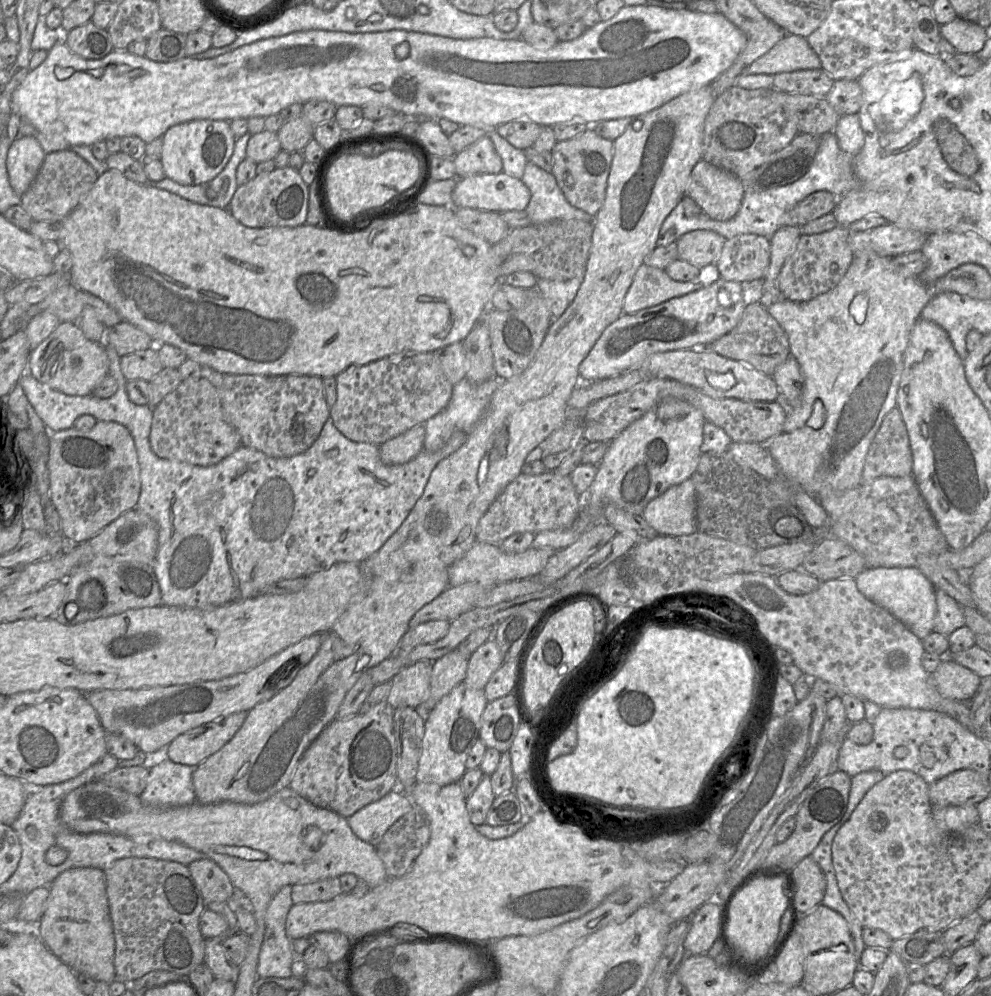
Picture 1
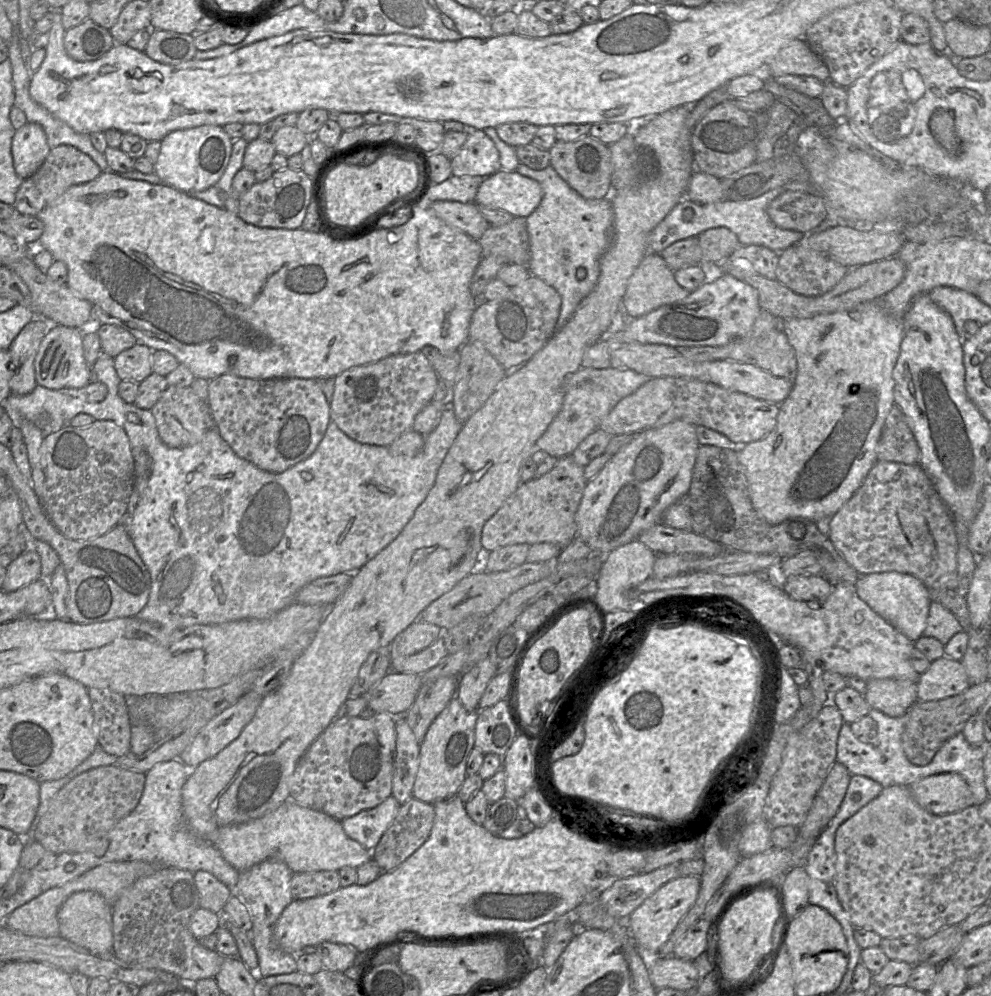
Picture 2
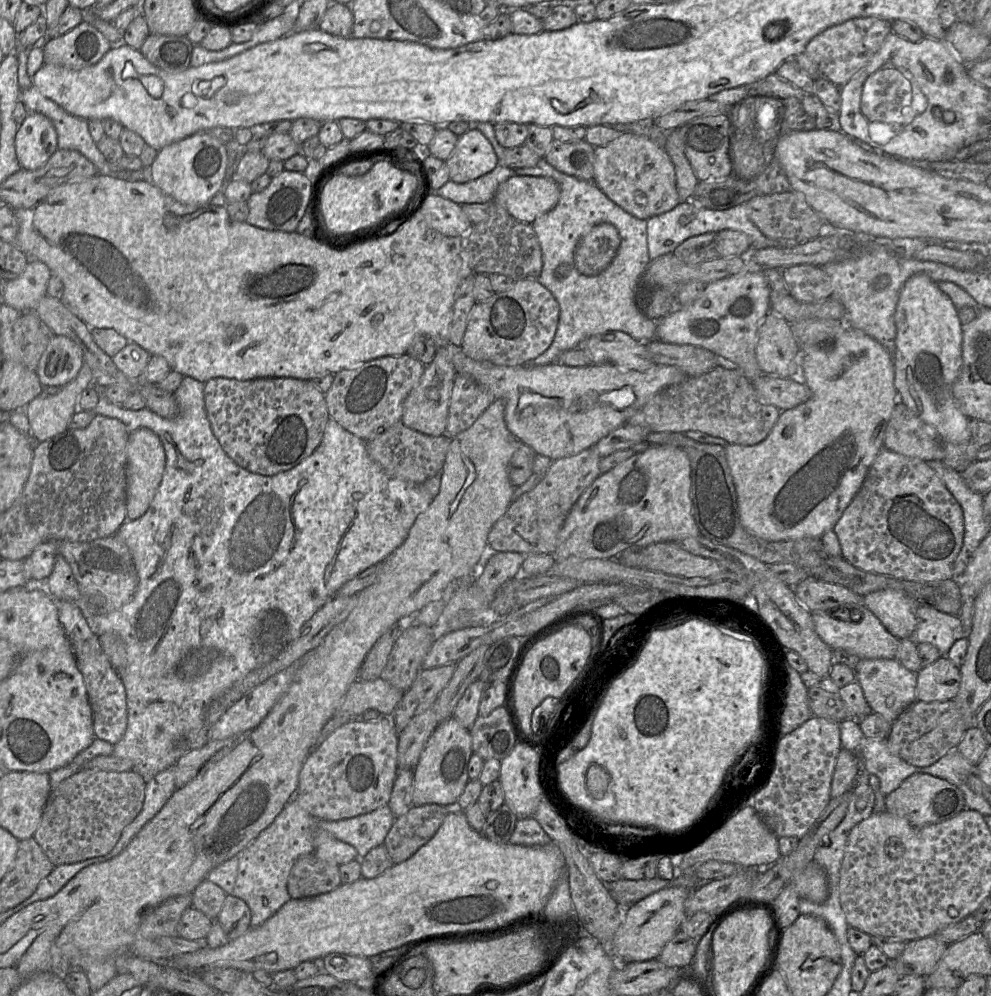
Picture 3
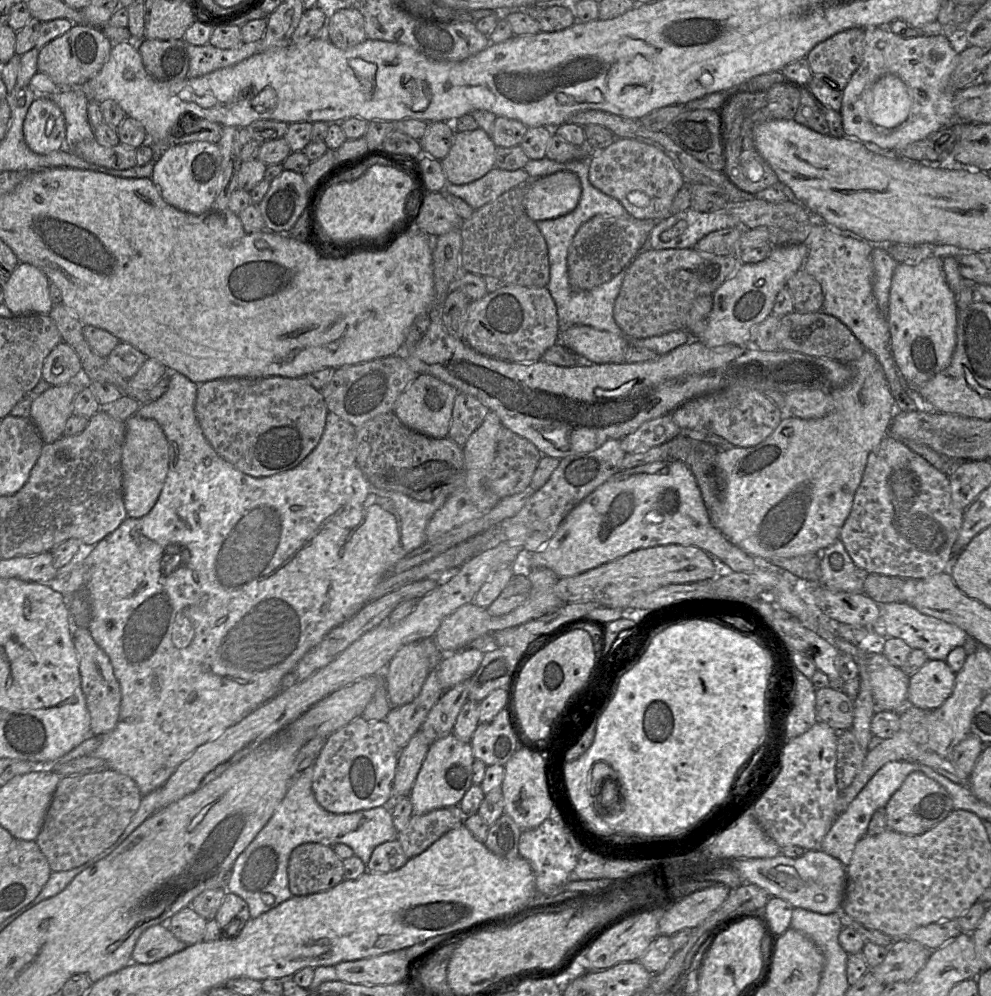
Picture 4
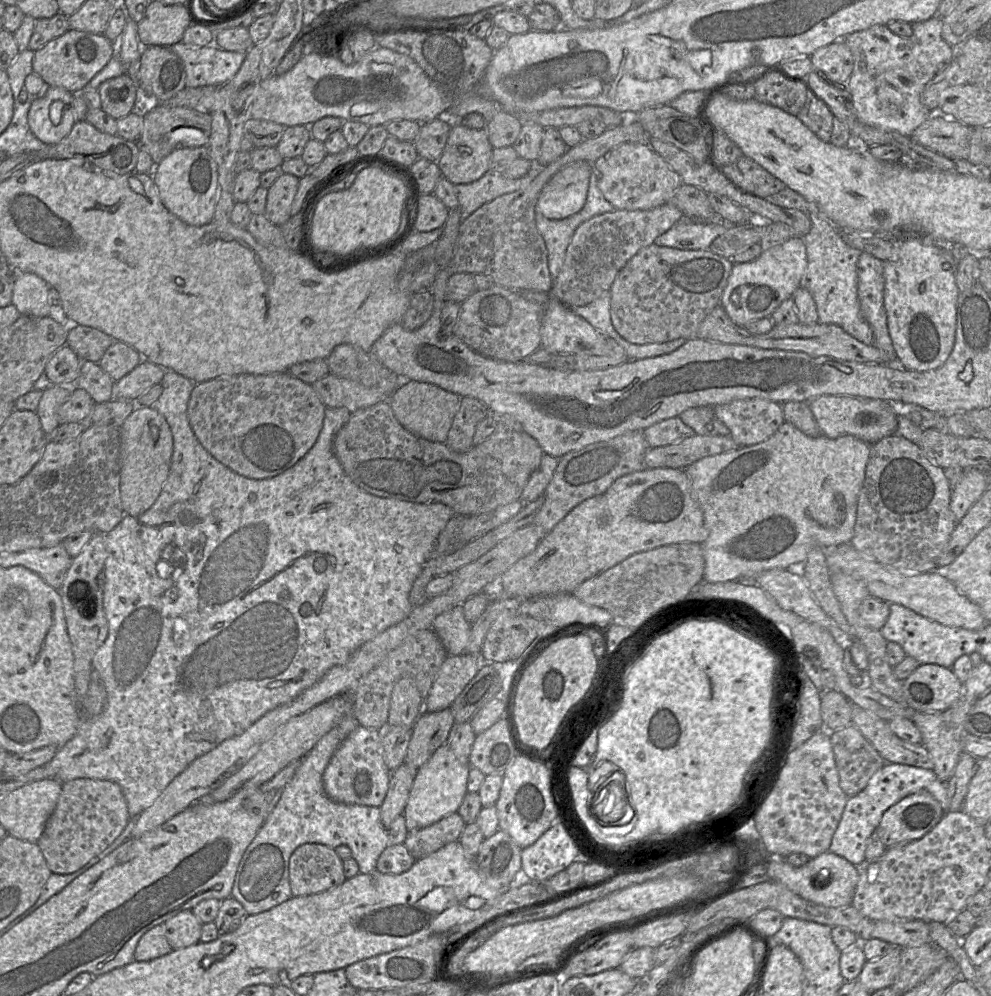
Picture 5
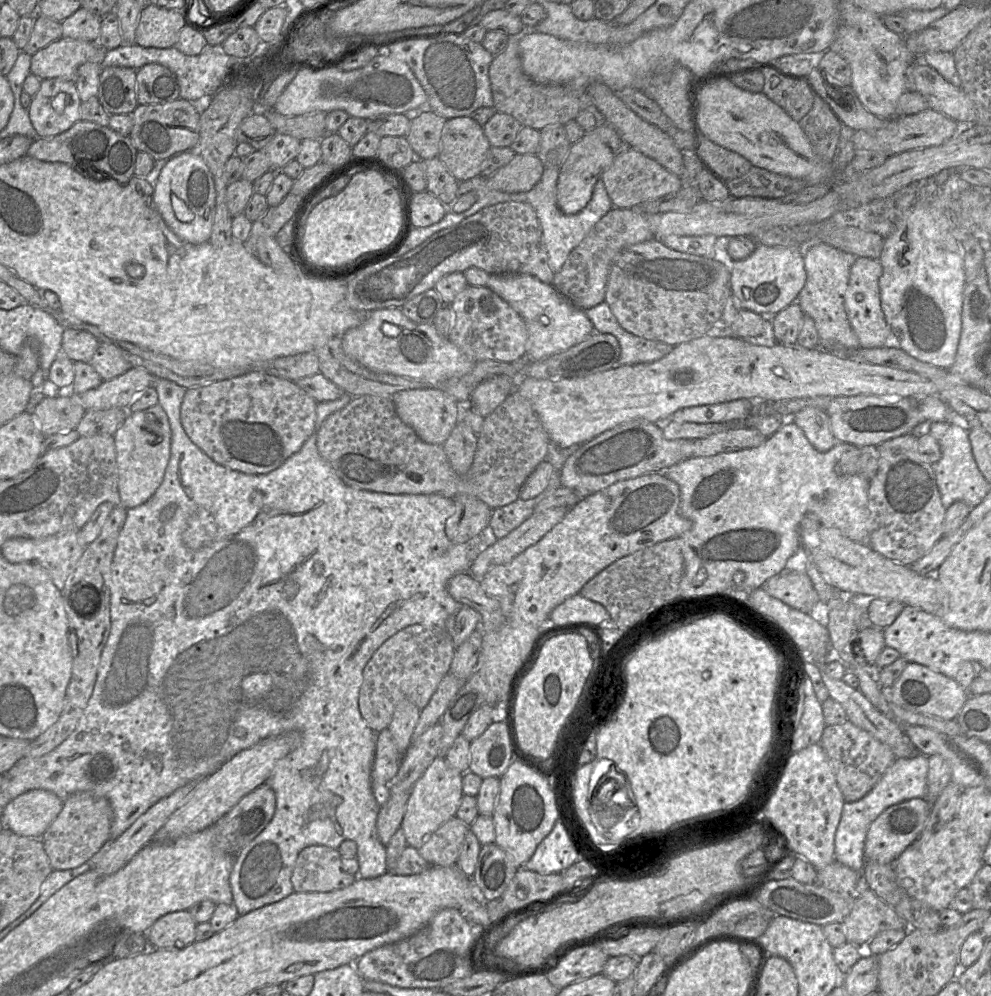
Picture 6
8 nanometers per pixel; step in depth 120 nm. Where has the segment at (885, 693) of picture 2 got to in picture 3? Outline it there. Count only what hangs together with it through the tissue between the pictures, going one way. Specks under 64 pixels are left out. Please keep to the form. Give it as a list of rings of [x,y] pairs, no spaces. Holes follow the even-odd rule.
[[[859,659],[855,674],[871,712],[882,715],[892,724],[917,701],[917,674],[906,669],[895,659]]]

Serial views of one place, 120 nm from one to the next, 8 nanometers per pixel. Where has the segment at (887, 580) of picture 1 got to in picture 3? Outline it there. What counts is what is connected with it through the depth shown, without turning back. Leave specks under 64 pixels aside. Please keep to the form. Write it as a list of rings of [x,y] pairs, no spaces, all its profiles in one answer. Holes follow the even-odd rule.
[[[884,589],[865,595],[863,604],[897,639],[912,636],[917,625],[917,604],[908,596],[893,589]]]

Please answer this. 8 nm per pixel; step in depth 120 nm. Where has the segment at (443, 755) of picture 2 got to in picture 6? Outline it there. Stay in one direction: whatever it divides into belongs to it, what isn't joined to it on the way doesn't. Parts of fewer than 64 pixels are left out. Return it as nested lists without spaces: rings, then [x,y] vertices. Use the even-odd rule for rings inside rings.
[[[436,756],[422,776],[412,786],[401,823],[407,844],[419,849],[425,840],[450,818],[456,816],[460,805],[463,773],[452,768],[445,756]]]

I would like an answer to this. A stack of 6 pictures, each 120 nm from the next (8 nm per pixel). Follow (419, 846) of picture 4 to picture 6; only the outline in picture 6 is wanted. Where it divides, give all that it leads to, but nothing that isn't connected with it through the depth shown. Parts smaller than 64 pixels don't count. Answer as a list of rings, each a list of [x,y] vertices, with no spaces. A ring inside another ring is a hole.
[[[454,816],[425,840],[418,853],[430,866],[456,866],[468,831],[469,825]]]

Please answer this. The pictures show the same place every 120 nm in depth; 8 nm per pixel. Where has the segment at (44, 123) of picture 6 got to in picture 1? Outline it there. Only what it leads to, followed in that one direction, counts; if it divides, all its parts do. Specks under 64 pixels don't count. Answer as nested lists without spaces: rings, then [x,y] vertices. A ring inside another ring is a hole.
[[[26,135],[11,143],[6,167],[9,183],[20,197],[36,178],[45,156],[40,143],[33,136]]]

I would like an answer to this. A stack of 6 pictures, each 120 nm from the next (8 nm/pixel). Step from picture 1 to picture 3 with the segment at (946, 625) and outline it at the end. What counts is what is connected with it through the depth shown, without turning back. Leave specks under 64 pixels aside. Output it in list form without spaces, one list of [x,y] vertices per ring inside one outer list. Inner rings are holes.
[[[917,605],[915,615],[917,625],[909,639],[915,644],[932,644],[941,656],[946,656],[957,640],[965,638],[962,624],[956,615],[943,613],[931,605]]]

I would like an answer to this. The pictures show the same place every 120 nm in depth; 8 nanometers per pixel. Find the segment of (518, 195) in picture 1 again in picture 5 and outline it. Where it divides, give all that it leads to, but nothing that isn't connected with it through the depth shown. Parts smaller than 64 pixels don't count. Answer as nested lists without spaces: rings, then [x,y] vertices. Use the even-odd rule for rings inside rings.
[[[573,162],[557,172],[541,190],[536,212],[550,220],[561,220],[578,213],[584,206],[592,163]]]

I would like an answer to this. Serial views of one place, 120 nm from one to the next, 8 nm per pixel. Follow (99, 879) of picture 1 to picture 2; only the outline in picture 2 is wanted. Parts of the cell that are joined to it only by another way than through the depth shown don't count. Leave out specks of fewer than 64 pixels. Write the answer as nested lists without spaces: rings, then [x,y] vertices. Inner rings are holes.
[[[80,891],[69,896],[60,907],[57,919],[59,936],[99,956],[113,955],[111,905],[95,891]]]

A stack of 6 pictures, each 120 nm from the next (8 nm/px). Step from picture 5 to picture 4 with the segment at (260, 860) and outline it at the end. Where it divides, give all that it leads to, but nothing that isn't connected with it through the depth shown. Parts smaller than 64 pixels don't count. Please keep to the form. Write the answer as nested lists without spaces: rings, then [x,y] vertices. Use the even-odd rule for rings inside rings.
[[[313,766],[305,768],[295,777],[269,821],[237,857],[227,878],[227,892],[238,895],[248,904],[251,919],[259,917],[292,897],[289,890],[287,870],[290,854],[297,846],[304,843],[319,843],[330,847],[336,844],[346,844],[353,850],[354,855],[366,865],[375,847],[386,841],[396,839],[398,832],[393,825],[388,806],[383,805],[343,814],[328,812],[315,799],[312,791],[312,777]]]

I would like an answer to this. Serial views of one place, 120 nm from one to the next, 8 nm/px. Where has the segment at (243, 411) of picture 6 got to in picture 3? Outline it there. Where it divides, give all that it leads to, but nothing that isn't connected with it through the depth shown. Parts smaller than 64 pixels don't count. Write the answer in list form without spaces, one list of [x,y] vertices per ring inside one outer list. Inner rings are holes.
[[[212,378],[204,386],[204,403],[213,434],[225,453],[242,468],[266,476],[289,470],[310,456],[329,420],[325,394],[311,380]]]

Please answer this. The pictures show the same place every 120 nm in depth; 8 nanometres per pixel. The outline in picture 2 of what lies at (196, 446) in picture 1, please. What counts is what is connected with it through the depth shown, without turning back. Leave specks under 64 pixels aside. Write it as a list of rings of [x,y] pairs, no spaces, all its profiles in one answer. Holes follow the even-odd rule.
[[[168,386],[150,411],[155,418],[159,437],[171,448],[184,448],[200,442],[206,431],[215,424],[208,399],[207,403],[202,401],[190,386]]]

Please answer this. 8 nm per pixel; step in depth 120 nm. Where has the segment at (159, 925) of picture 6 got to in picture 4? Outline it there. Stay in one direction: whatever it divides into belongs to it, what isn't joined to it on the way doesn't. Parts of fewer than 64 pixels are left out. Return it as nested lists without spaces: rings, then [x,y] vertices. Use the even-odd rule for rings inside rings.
[[[187,906],[168,920],[167,927],[177,939],[188,946],[204,941],[206,923],[206,919]]]

